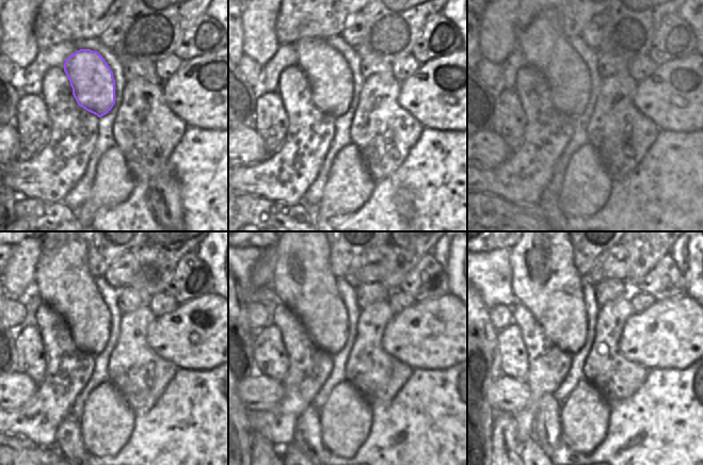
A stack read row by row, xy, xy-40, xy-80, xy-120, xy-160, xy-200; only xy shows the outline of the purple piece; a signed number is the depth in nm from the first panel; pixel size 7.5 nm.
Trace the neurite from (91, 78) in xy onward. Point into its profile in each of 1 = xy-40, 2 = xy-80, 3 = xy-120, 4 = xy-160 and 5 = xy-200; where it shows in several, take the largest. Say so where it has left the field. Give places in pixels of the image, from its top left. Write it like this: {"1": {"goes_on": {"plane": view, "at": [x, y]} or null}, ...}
{"1": {"goes_on": {"plane": "xy-40", "at": [330, 77]}}, "2": {"goes_on": {"plane": "xy-80", "at": [544, 47]}}, "3": {"goes_on": {"plane": "xy-120", "at": [63, 282]}}, "4": {"goes_on": {"plane": "xy-160", "at": [303, 281]}}, "5": {"goes_on": {"plane": "xy-200", "at": [544, 279]}}}

